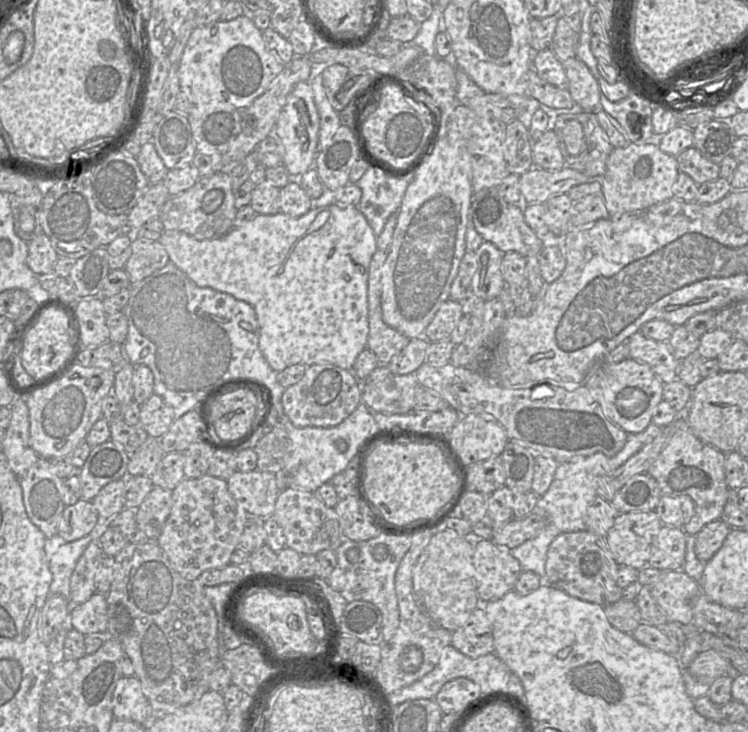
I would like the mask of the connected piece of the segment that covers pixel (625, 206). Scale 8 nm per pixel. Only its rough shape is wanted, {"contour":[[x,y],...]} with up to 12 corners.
{"contour":[[614,148],[600,178],[609,215],[673,198],[676,157]]}

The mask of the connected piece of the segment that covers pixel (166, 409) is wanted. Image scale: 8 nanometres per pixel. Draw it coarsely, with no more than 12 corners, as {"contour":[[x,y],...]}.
{"contour":[[157,394],[140,404],[139,426],[160,438],[175,420]]}

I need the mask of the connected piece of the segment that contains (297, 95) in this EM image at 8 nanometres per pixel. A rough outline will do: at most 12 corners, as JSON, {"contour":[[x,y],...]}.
{"contour":[[309,82],[289,94],[273,134],[293,179],[313,166],[320,118]]}

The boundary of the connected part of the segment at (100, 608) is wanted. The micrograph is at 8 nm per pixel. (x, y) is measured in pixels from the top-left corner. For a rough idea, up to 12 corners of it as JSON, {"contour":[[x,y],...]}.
{"contour":[[106,596],[74,605],[71,623],[84,635],[106,632]]}

